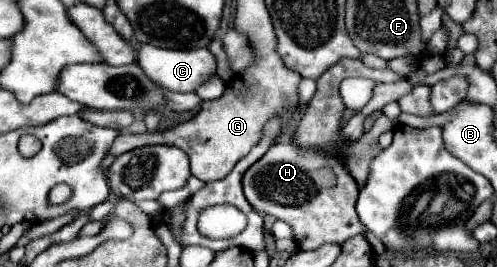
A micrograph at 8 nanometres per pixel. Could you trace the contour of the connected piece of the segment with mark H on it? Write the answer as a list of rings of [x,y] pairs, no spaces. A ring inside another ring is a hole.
[[[275,142],[267,154],[257,160],[243,176],[243,192],[247,202],[261,214],[275,216],[291,224],[299,250],[319,248],[325,242],[345,242],[353,236],[365,236],[355,202],[359,196],[359,184],[349,174],[343,162],[327,150],[299,150],[295,144]],[[323,170],[331,170],[333,180],[319,180]]]

